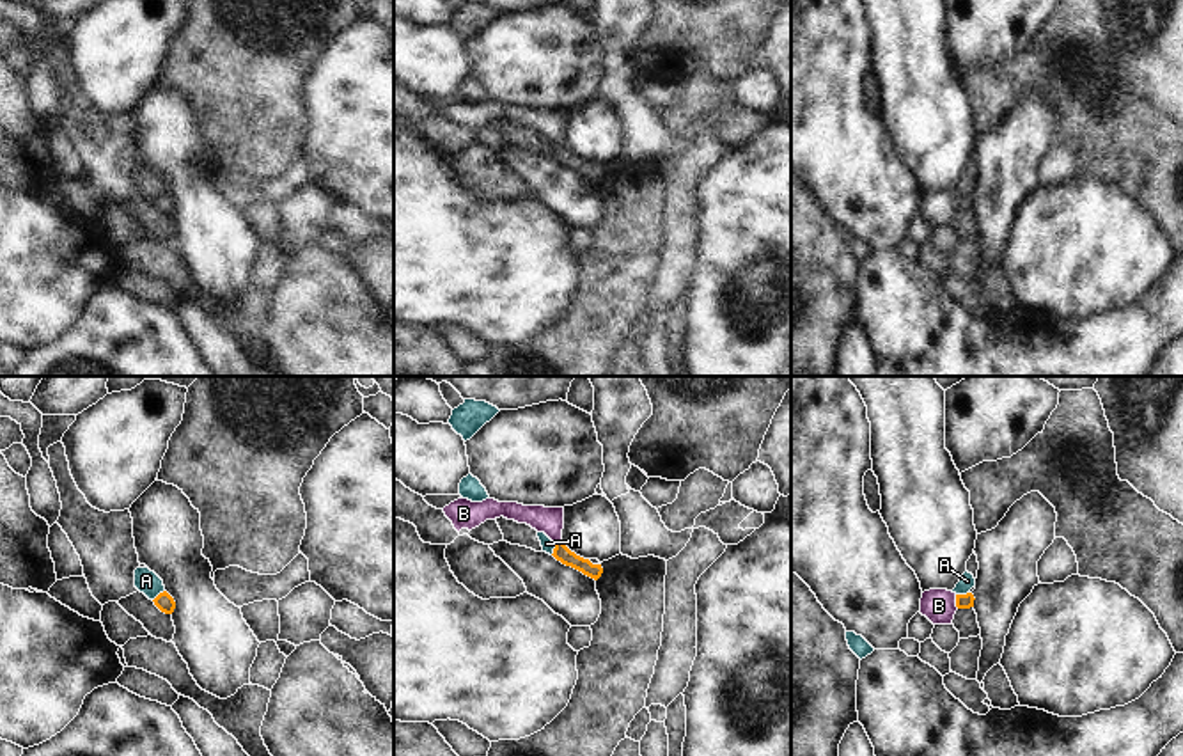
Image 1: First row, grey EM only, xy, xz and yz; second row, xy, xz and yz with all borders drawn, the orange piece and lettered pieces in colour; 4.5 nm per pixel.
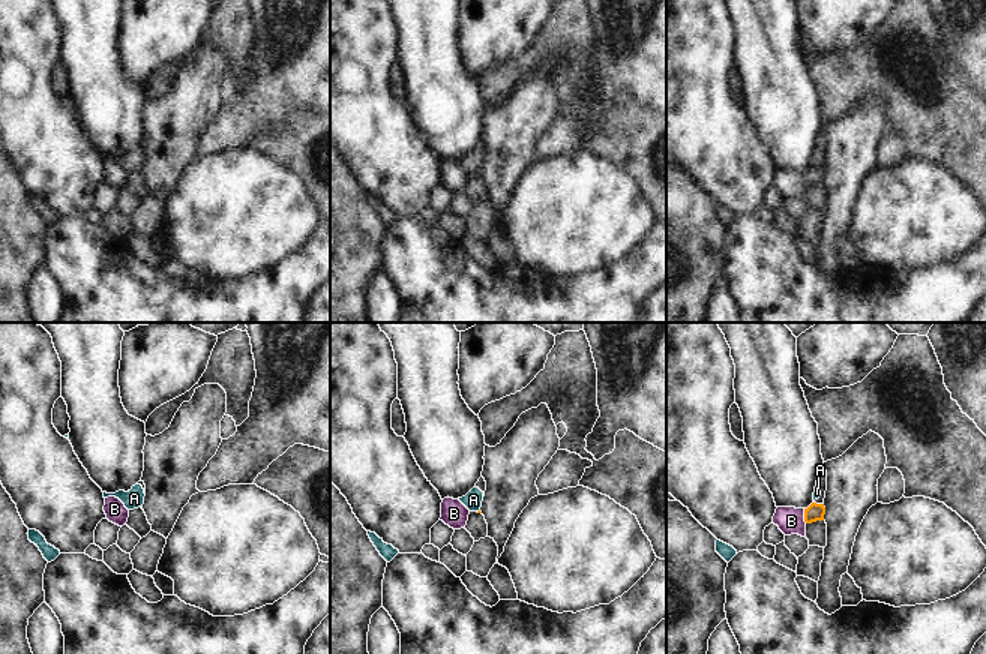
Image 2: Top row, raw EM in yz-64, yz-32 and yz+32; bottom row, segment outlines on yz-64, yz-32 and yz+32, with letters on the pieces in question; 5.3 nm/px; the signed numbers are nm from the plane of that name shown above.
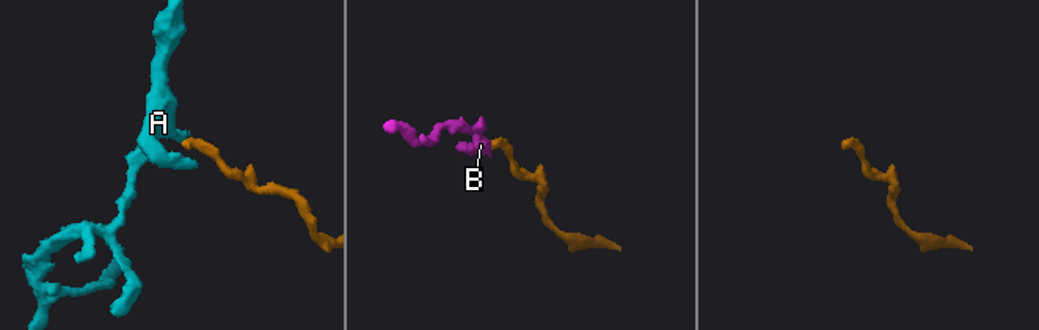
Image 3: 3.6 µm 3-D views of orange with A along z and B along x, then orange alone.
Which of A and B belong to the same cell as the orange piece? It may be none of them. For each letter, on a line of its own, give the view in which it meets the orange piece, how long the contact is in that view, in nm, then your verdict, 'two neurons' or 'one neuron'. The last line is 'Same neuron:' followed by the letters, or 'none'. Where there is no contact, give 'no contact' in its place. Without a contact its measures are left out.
A: contact in xz; length 70 nm; two neurons
B: contact in yz; length 70 nm; one neuron
Same neuron: B

